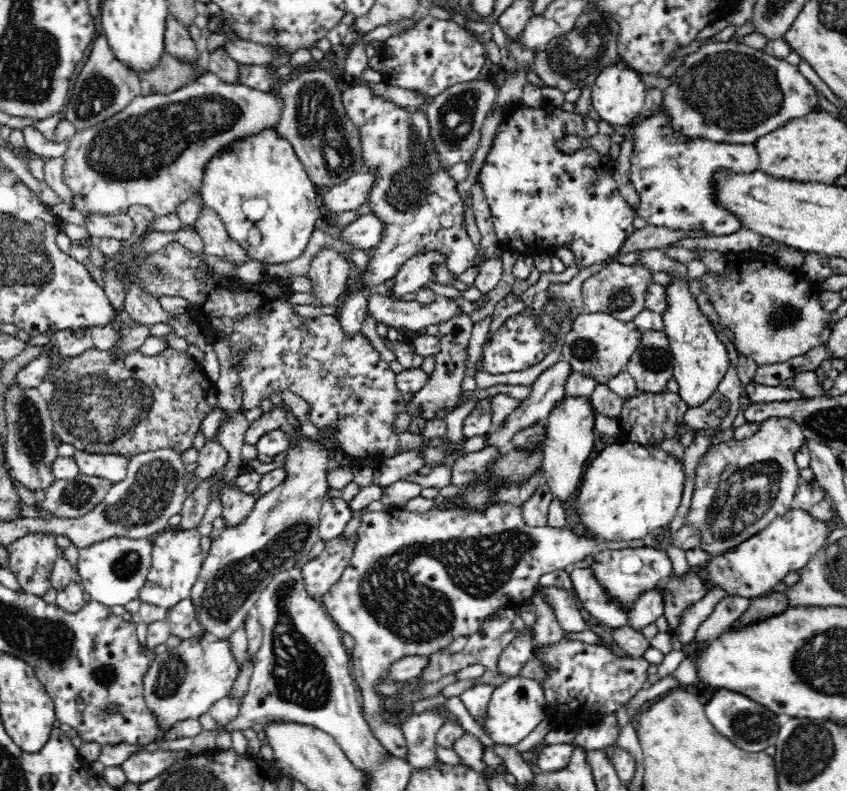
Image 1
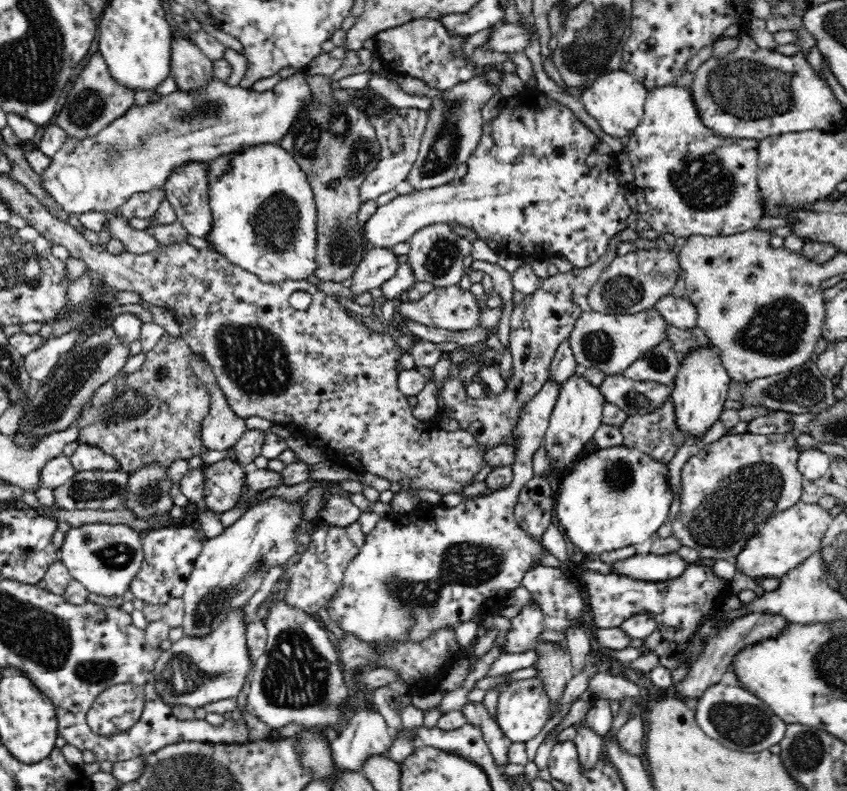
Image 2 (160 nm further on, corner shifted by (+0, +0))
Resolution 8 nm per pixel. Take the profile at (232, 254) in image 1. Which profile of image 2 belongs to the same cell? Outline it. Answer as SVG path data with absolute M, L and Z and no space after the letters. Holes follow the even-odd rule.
M188 162L182 166L176 166L172 170L172 174L166 178L162 190L163 196L174 208L177 220L182 223L182 226L198 238L205 238L206 234L212 228L212 209L209 205L209 178L208 178L208 163L204 162Z

